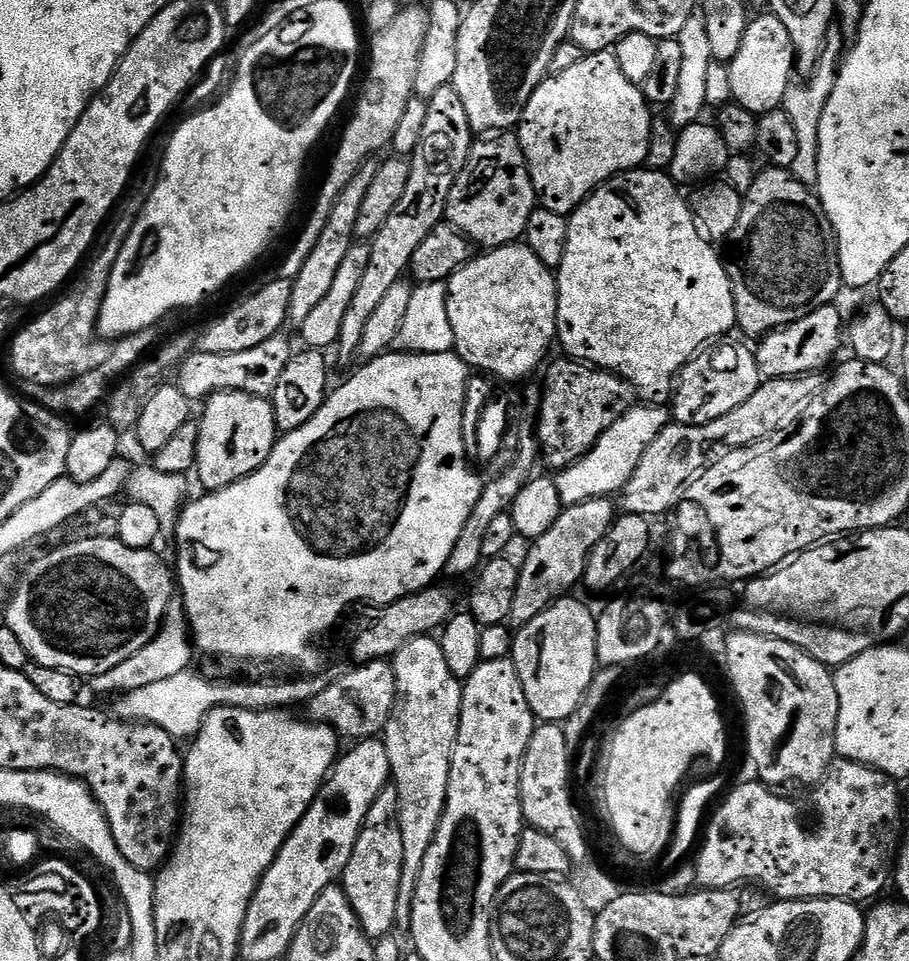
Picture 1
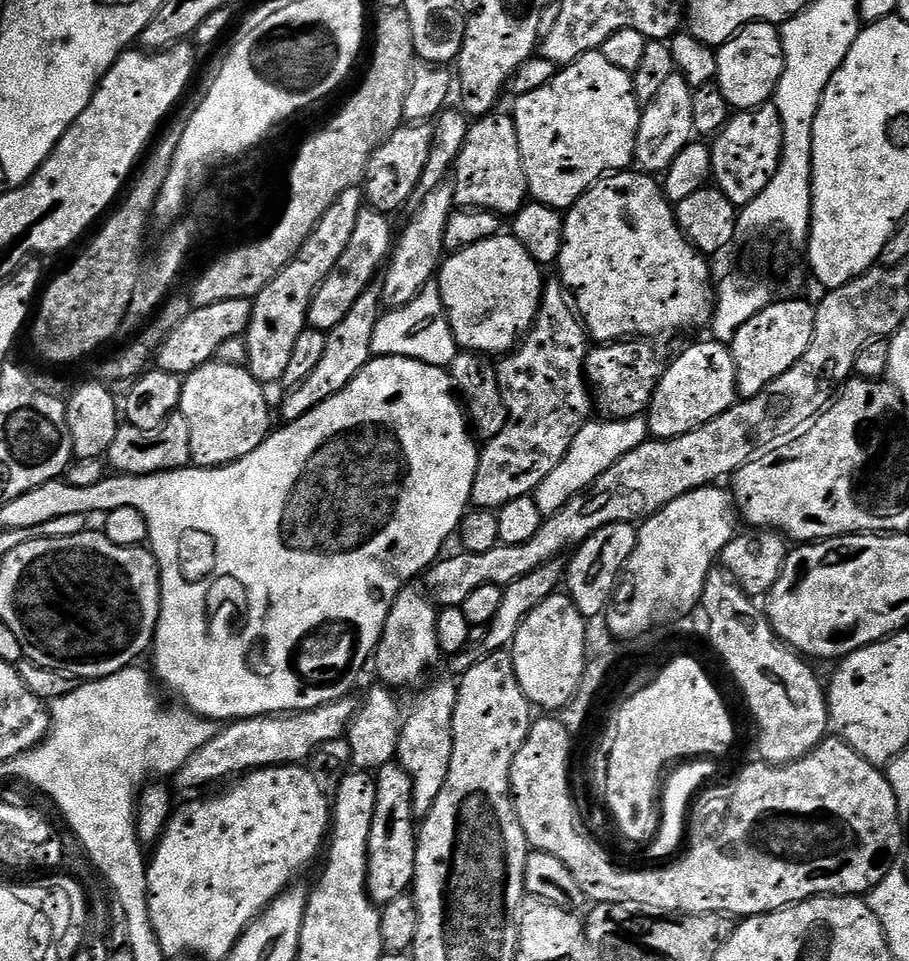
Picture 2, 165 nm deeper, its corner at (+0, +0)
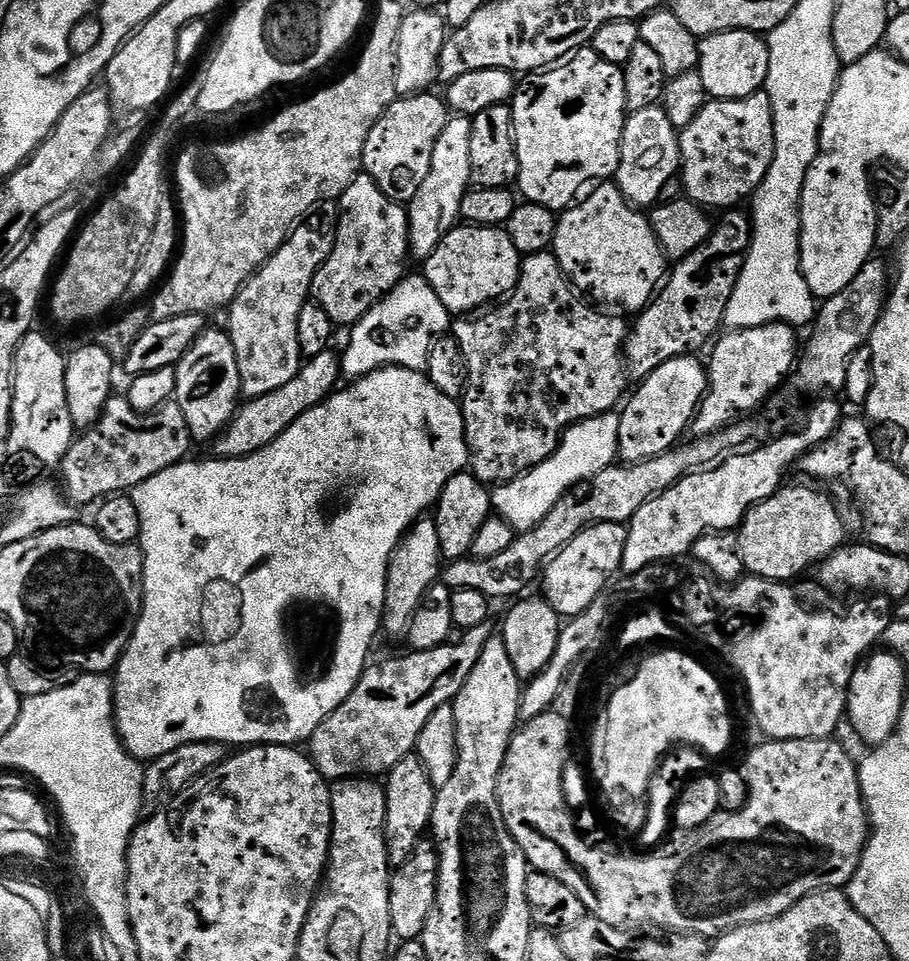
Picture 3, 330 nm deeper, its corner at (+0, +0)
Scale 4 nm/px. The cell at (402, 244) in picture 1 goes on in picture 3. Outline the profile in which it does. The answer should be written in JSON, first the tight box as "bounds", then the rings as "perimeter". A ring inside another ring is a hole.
{"bounds":[210,350,342,460],"perimeter":[[[329,350],[305,359],[300,365],[298,374],[294,374],[294,378],[290,378],[290,382],[286,382],[286,386],[278,386],[278,390],[274,390],[270,394],[245,399],[237,407],[231,422],[210,442],[211,455],[221,460],[237,460],[254,454],[258,450],[270,446],[270,442],[274,442],[274,438],[278,438],[294,421],[302,418],[302,414],[306,414],[306,410],[310,410],[328,399],[333,392],[337,391],[338,385],[341,383],[339,380],[342,380],[340,356],[334,352]]]}

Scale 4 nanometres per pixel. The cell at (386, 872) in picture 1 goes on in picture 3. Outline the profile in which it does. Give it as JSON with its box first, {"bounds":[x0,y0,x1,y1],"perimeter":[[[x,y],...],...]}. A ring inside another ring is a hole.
{"bounds":[382,754,438,869],"perimeter":[[[415,754],[402,758],[398,766],[391,768],[386,774],[382,787],[386,794],[386,818],[384,819],[386,854],[389,865],[393,869],[398,869],[402,866],[402,862],[410,858],[410,854],[414,854],[420,841],[425,839],[432,823],[438,790],[430,782],[430,774],[426,774],[426,766],[422,766],[420,757]]]}

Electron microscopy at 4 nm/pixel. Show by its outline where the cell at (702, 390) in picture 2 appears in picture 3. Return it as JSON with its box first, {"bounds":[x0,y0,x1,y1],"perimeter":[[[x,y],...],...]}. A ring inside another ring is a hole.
{"bounds":[618,355,708,464],"perimeter":[[[690,355],[662,362],[662,366],[654,370],[654,374],[639,381],[636,393],[634,388],[631,395],[623,401],[618,412],[620,417],[618,456],[623,463],[637,464],[643,460],[658,458],[664,452],[671,452],[681,443],[680,435],[691,429],[692,420],[708,394],[708,369],[696,359],[695,355]]]}

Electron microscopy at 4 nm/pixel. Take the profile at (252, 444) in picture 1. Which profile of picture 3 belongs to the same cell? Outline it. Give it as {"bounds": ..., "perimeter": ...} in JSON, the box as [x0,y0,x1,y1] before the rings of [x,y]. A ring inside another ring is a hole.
{"bounds":[174,327,242,442],"perimeter":[[[209,327],[186,350],[186,354],[174,365],[176,370],[176,395],[182,414],[186,414],[186,426],[193,441],[211,442],[231,422],[242,400],[238,358],[234,354],[234,342],[227,331]]]}

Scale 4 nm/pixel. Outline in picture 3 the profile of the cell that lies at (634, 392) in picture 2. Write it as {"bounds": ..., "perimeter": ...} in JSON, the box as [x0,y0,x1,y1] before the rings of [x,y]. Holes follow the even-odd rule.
{"bounds":[626,210,752,377],"perimeter":[[[744,210],[725,211],[720,225],[718,222],[713,227],[704,244],[675,261],[676,269],[667,273],[652,303],[639,313],[640,321],[631,327],[626,341],[626,360],[634,372],[636,367],[637,377],[654,374],[662,362],[699,353],[699,348],[707,349],[724,328],[726,306],[730,294],[734,294],[734,286],[738,286],[752,244],[752,221],[747,211],[740,211]]]}

